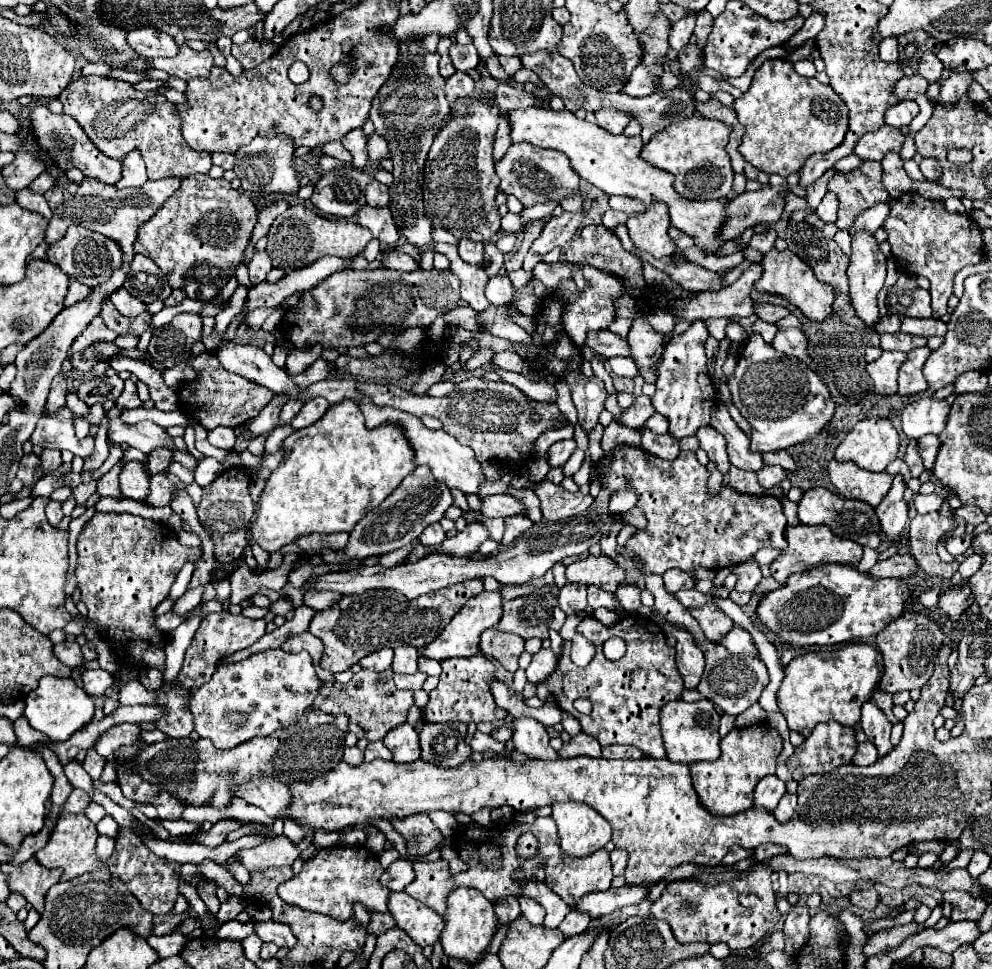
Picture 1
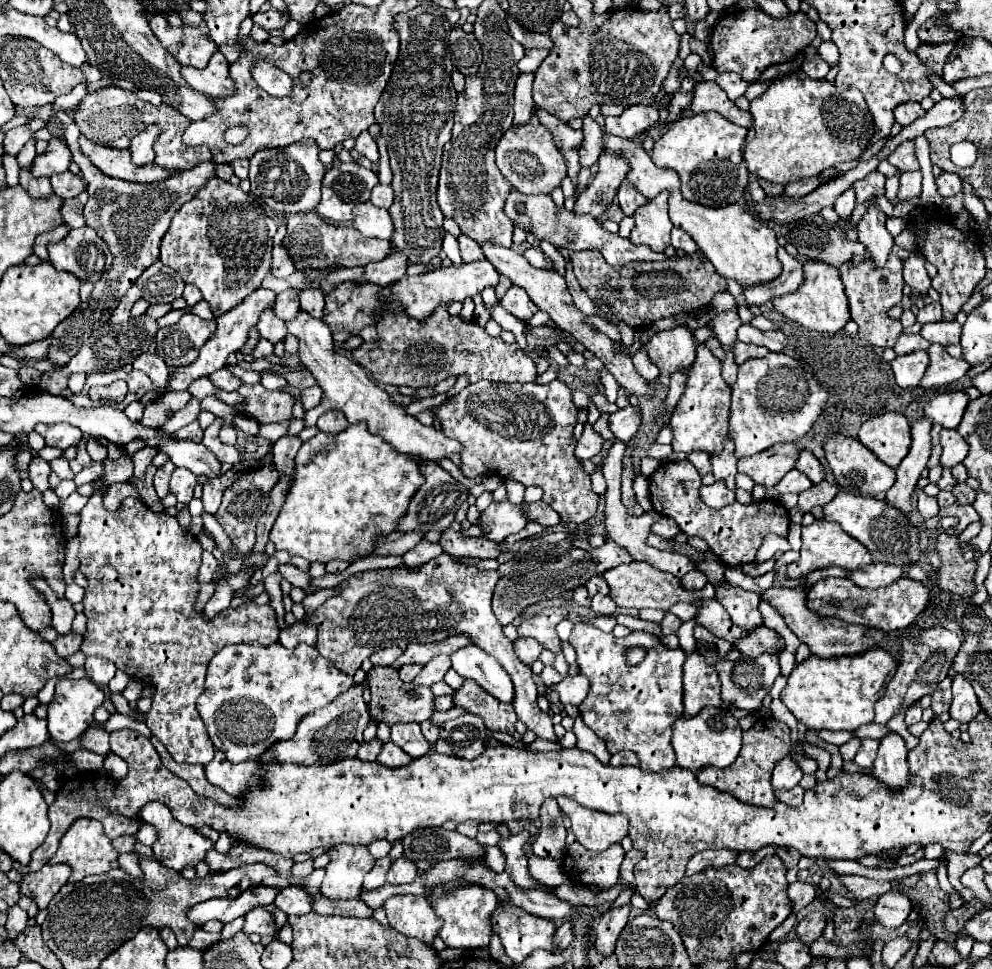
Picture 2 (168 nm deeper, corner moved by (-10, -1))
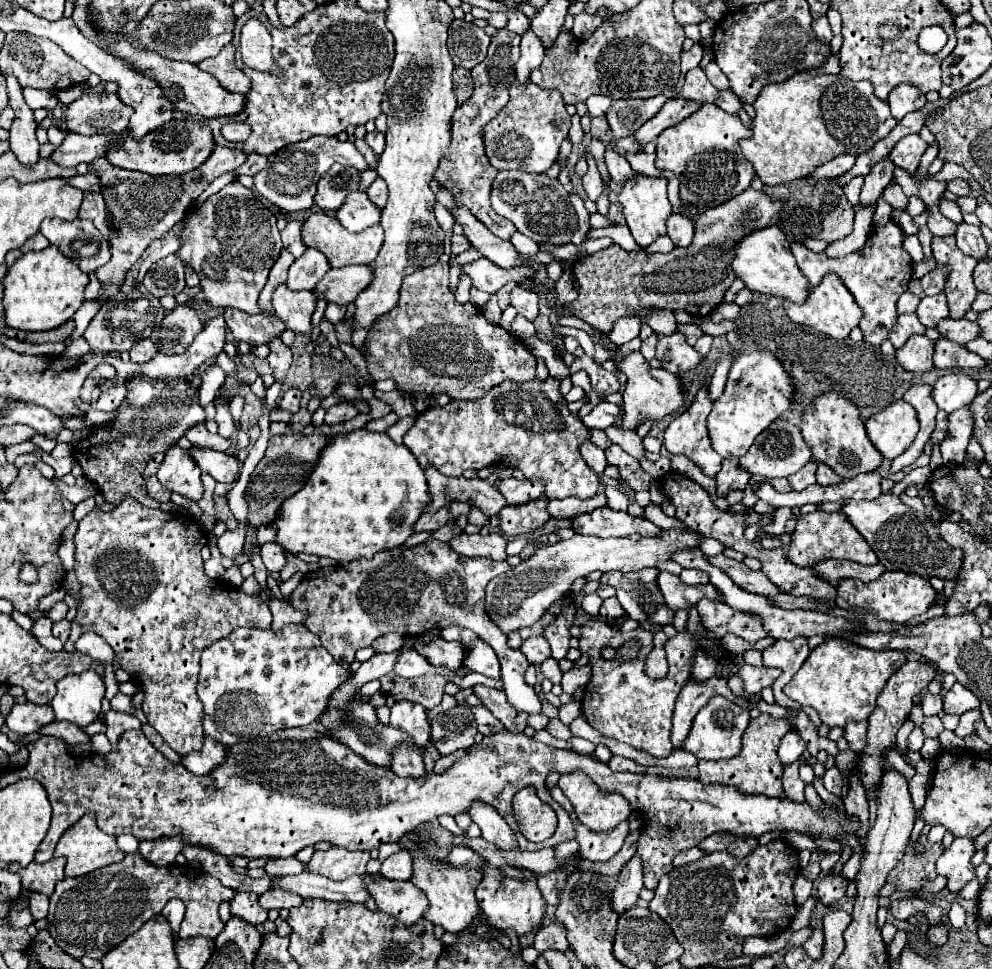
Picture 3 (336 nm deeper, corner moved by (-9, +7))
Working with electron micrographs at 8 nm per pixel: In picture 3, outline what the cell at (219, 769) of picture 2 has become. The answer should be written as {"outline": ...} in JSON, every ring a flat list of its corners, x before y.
{"outline":[[208,736,204,738,204,746,200,752,182,756,182,764,196,776,210,774,210,770,214,770,214,766,220,766,222,762,226,762,226,746,214,742]]}

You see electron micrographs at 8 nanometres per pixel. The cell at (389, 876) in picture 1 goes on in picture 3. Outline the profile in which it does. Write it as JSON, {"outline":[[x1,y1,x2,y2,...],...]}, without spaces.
{"outline":[[400,850,388,856,382,862,380,874,388,880,410,880,412,876,412,854,408,850]]}

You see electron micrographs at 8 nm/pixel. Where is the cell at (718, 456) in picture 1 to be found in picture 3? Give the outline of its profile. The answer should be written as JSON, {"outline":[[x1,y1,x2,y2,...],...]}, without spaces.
{"outline":[[726,458,726,460,722,460,722,468,716,474,718,494,724,496,726,492,736,490,736,488,742,490,742,488,746,488,748,480,750,480,750,474,738,466,738,458]]}

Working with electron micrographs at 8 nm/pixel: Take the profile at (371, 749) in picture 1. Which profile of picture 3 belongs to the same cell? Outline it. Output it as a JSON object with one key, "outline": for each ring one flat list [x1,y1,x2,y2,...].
{"outline":[[398,744,392,750,392,772,398,776,422,776,424,774,424,762,422,756,418,754,418,750,410,744]]}

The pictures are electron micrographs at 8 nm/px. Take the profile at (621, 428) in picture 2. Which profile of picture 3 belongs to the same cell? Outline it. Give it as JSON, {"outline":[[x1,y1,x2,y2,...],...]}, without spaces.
{"outline":[[598,402,588,414,582,416,582,422,588,428,598,428,598,430,606,430,608,426,616,424,616,418,620,418,624,414,622,406,610,404,610,402]]}

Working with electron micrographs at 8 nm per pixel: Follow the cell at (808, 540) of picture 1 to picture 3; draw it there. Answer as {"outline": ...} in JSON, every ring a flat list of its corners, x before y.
{"outline":[[822,510,806,514,796,522,796,528,792,532,792,542,788,546,788,558,790,558,790,562,794,562,800,568,816,566,818,562,828,560,828,558,854,560,854,562,860,562,860,564,878,562,872,548,866,544,866,540,858,534,858,530,842,514,838,514,838,512,828,514,828,512,822,512]]}

